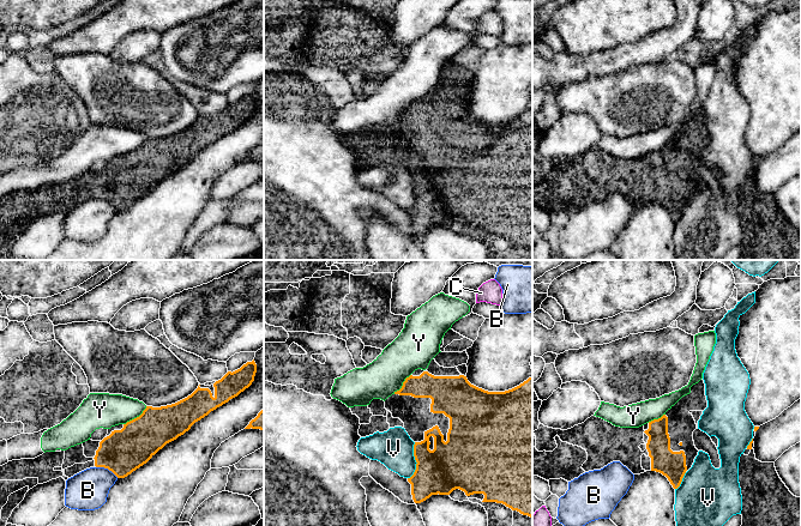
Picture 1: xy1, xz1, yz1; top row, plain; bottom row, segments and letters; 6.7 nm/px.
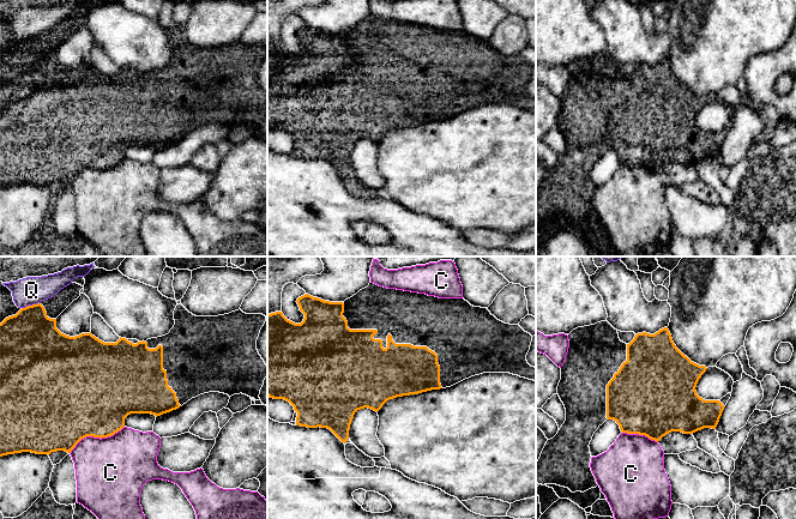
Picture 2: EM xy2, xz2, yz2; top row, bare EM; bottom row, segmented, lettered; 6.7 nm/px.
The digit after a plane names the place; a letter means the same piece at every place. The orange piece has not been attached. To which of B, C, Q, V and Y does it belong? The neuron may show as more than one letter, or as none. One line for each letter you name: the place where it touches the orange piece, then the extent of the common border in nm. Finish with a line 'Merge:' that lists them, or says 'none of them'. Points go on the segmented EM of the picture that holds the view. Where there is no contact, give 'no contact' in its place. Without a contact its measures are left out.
Merge: none of them

